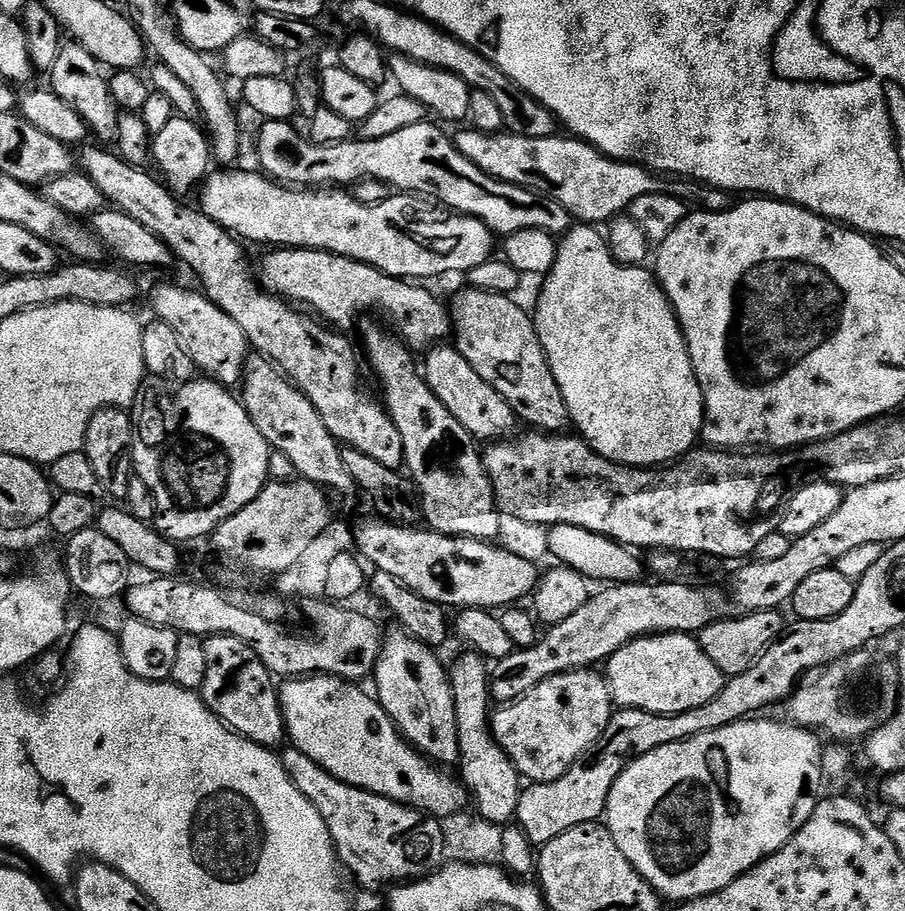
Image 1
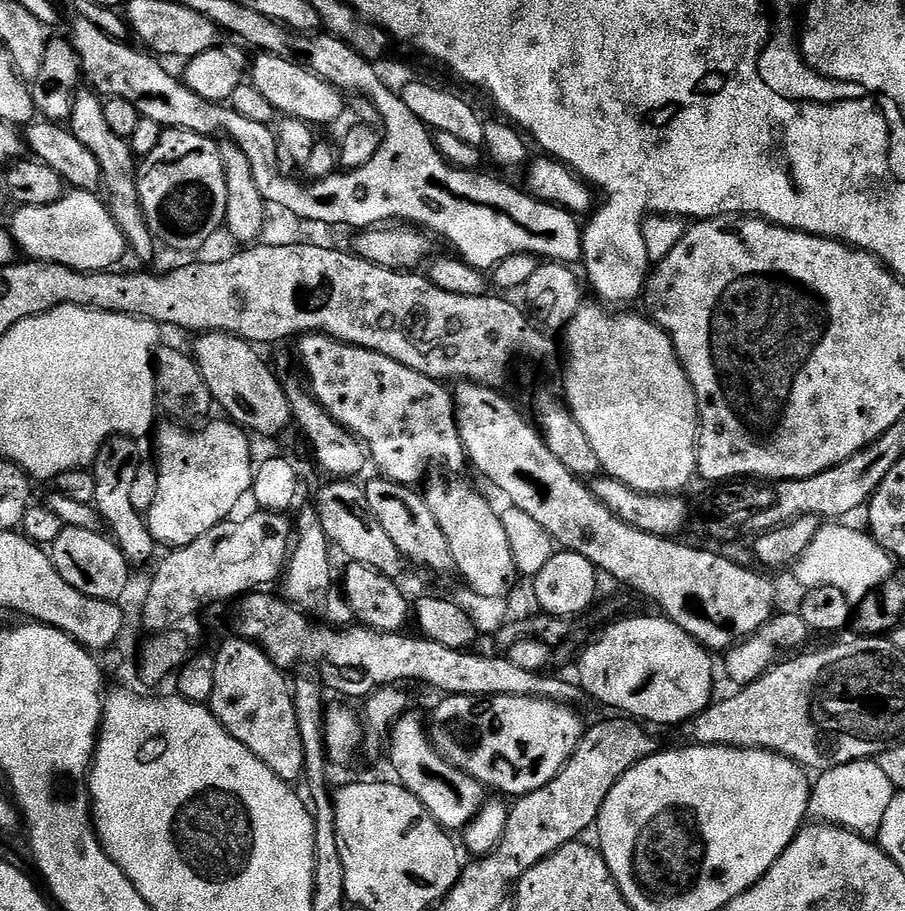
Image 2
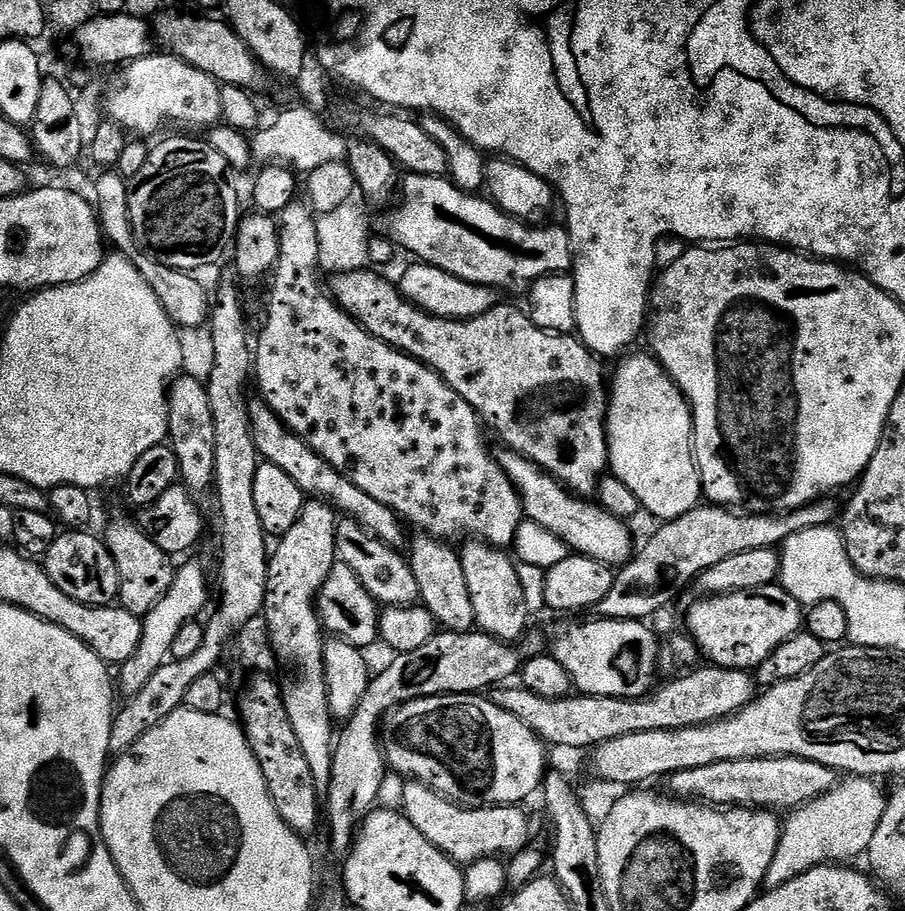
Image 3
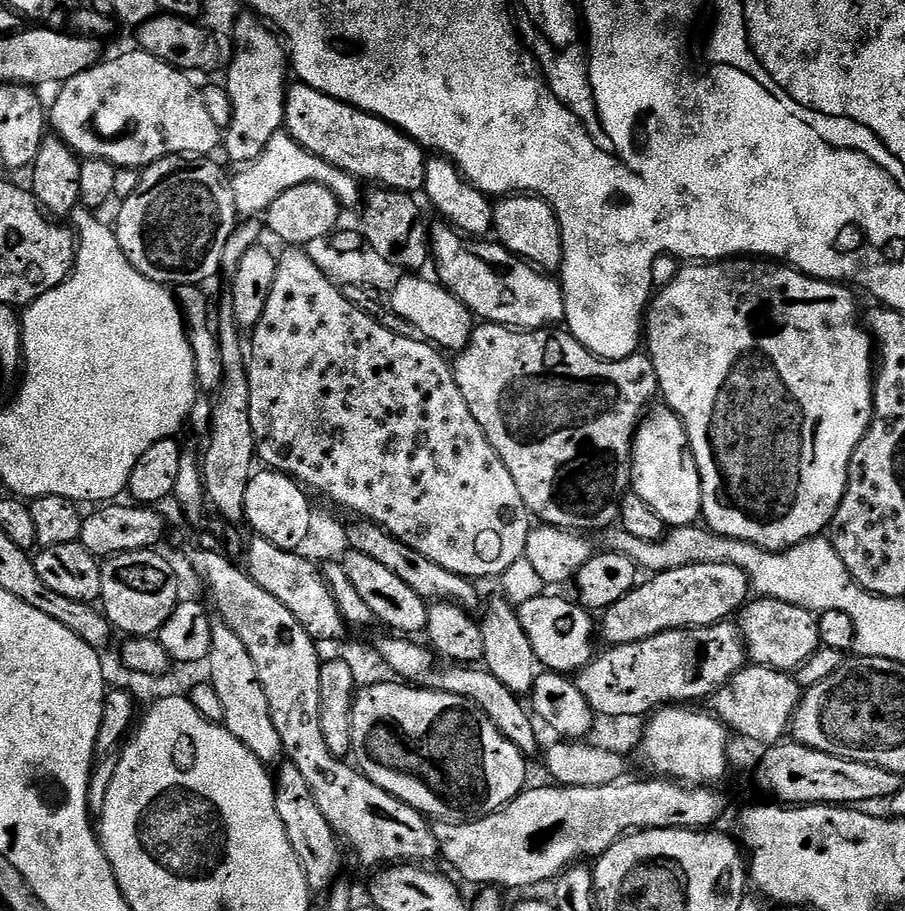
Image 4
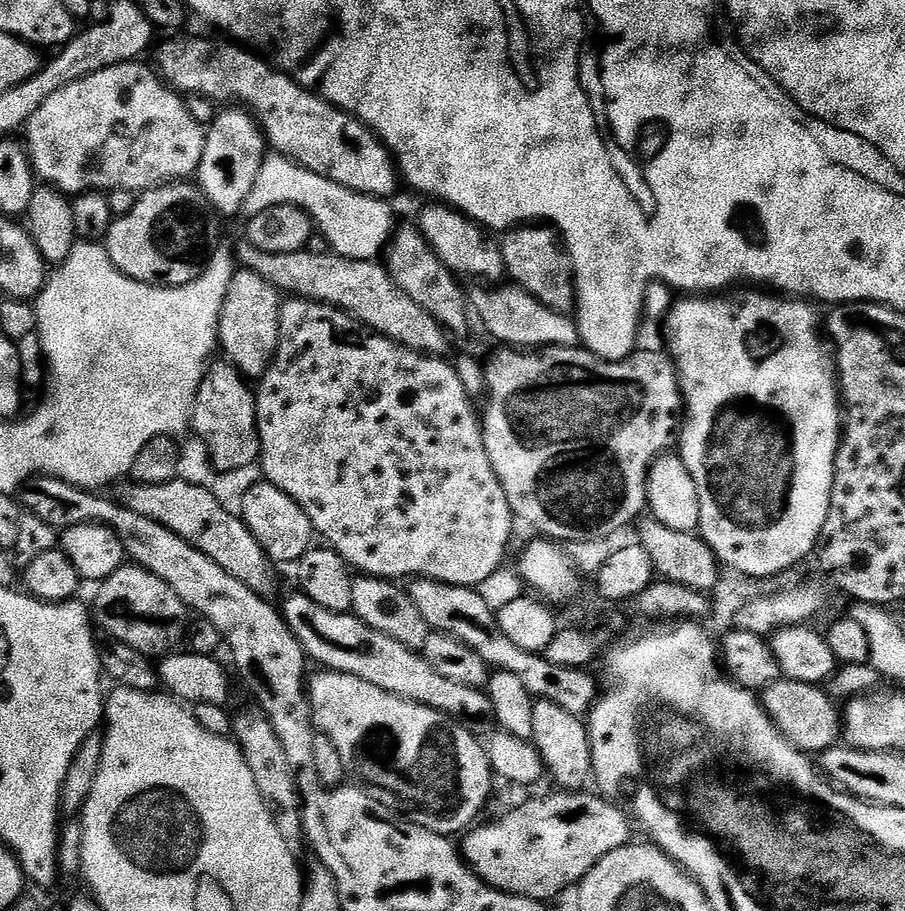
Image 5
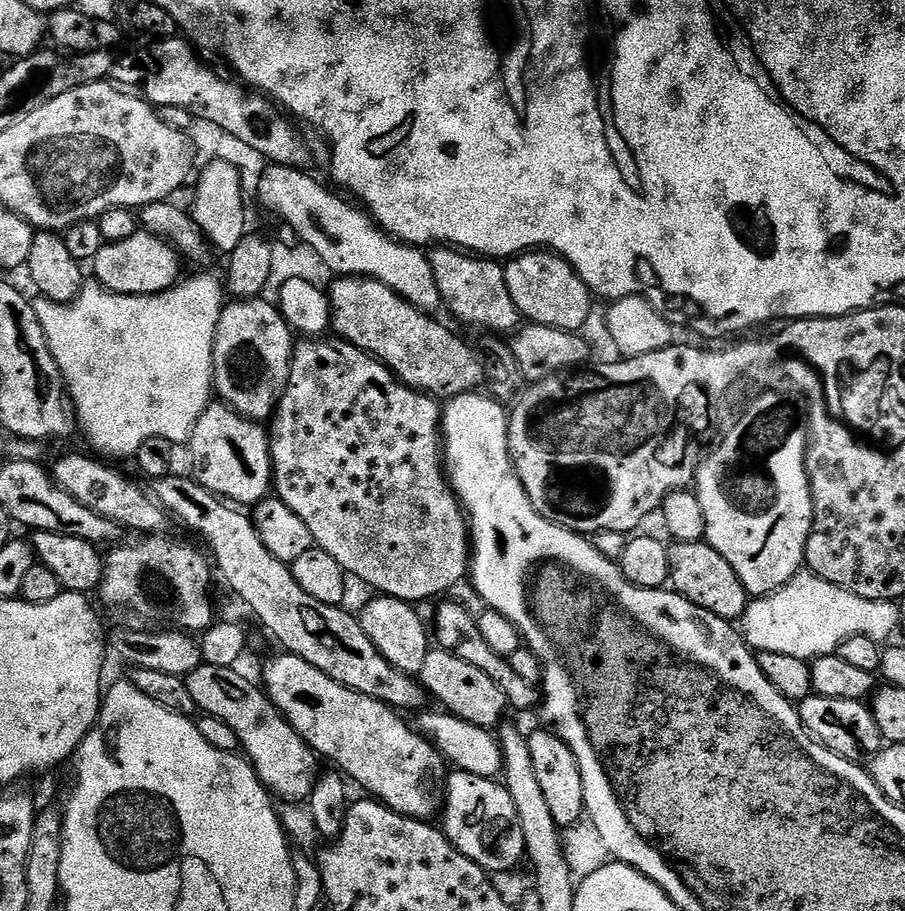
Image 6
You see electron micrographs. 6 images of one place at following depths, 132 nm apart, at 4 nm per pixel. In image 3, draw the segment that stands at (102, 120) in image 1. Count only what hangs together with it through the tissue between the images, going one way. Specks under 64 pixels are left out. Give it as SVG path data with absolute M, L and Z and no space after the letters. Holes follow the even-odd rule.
M104 170L96 180L96 196L94 195L94 207L100 218L100 228L104 232L104 239L109 245L112 244L117 253L125 256L146 278L150 290L158 298L158 302L166 310L166 314L172 323L181 329L207 325L210 317L210 292L196 281L195 275L187 272L179 272L176 268L166 266L158 262L155 256L147 253L136 241L134 226L130 222L130 202L128 201L129 181L124 179L116 170Z

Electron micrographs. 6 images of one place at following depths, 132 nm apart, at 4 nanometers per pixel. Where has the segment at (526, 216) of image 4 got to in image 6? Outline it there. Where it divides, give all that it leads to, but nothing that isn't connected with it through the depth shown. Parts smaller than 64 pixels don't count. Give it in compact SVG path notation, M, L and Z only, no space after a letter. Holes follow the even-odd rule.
M529 250L519 256L513 256L504 264L506 290L510 290L510 298L514 298L514 306L520 311L521 317L527 323L541 324L554 330L579 333L580 328L588 324L592 316L592 300L594 293L582 282L582 278L563 258L551 250Z

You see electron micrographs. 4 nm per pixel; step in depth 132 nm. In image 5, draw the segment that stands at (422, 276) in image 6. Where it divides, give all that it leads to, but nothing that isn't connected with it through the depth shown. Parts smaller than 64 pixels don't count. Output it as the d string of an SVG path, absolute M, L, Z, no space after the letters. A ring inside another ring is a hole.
M272 154L265 159L263 166L260 167L260 173L254 182L254 190L250 190L244 203L244 212L249 217L253 217L259 214L261 208L273 208L283 204L297 204L298 207L304 209L311 216L313 225L330 242L332 251L337 256L355 260L376 260L379 257L379 252L381 251L381 255L389 247L398 228L396 216L392 213L392 208L388 205L391 203L387 199L379 196L365 196L362 192L351 192L338 182L330 182L326 178L314 174L308 168L301 168L297 161L289 160L287 156Z

